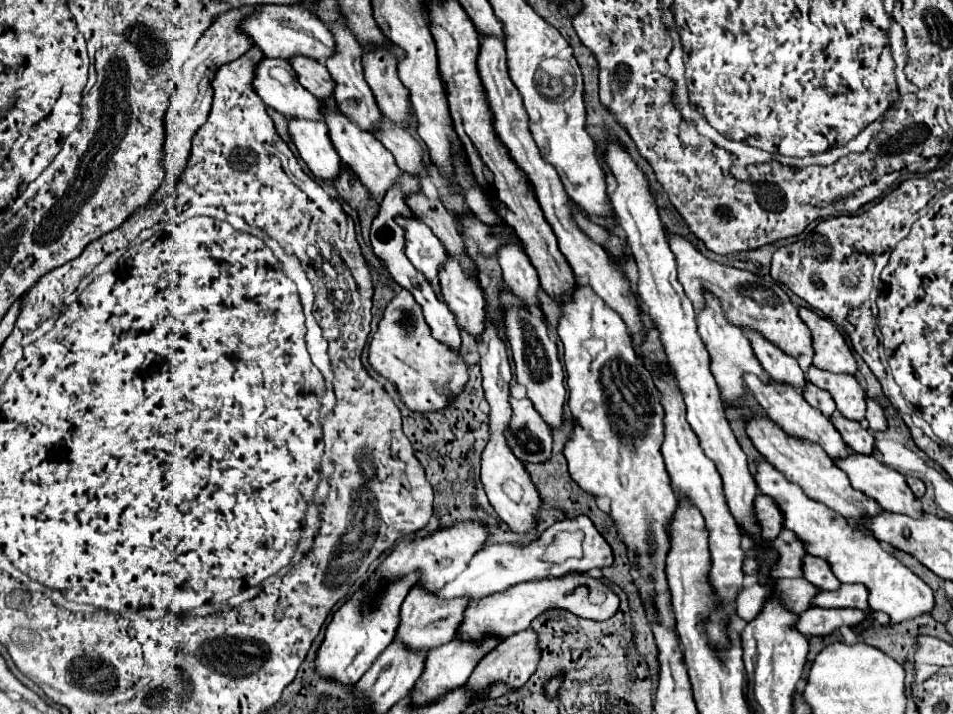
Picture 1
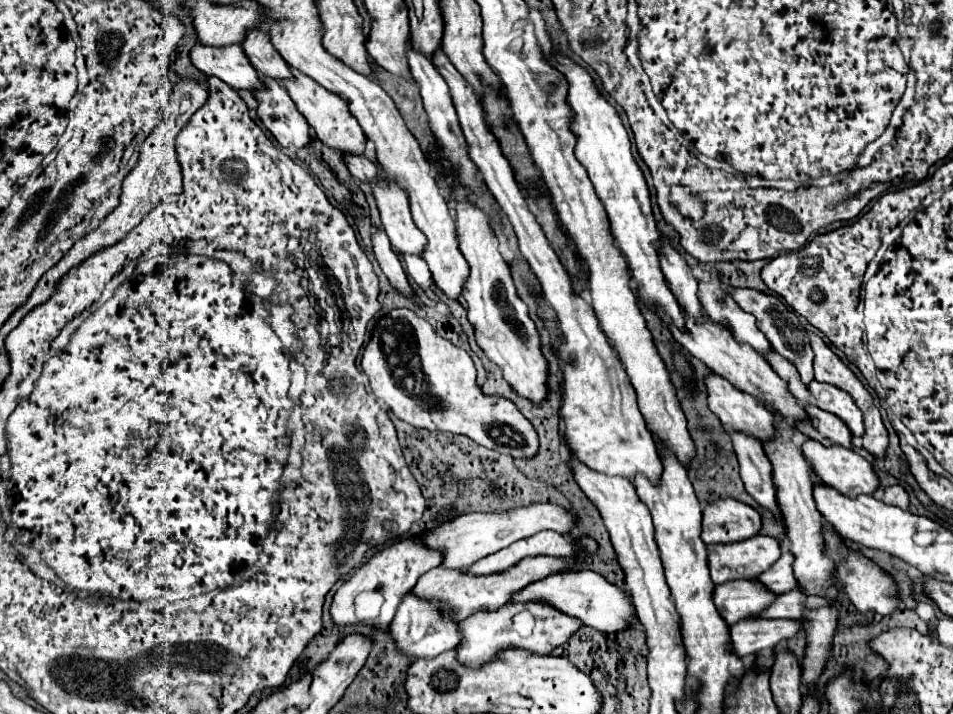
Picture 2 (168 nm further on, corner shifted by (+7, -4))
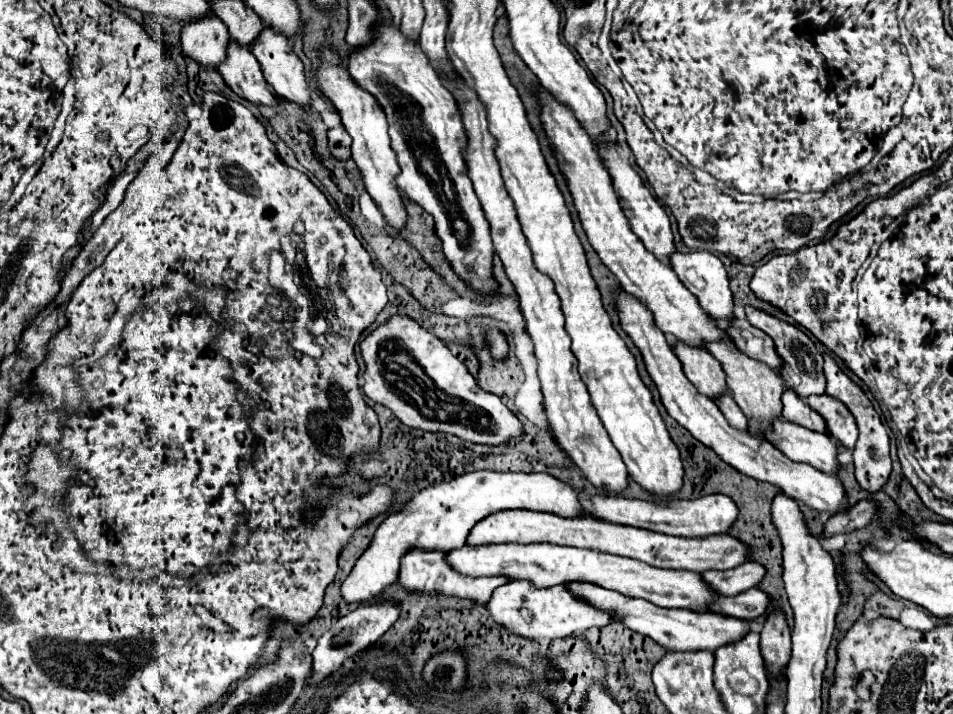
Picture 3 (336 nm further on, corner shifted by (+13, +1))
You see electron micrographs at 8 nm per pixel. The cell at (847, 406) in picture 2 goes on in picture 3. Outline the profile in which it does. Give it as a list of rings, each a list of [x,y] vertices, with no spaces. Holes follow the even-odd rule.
[[[822,394],[822,396],[806,398],[806,404],[824,418],[826,430],[832,438],[840,440],[842,446],[846,446],[848,450],[854,448],[854,444],[858,440],[856,420],[840,400],[832,398],[828,394]]]

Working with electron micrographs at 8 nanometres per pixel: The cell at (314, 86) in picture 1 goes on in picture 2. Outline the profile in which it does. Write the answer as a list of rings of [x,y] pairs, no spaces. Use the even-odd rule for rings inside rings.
[[[252,31],[246,41],[242,43],[250,63],[258,69],[258,73],[272,77],[276,81],[290,79],[292,77],[292,67],[286,65],[282,55],[274,49],[270,35],[264,31]]]

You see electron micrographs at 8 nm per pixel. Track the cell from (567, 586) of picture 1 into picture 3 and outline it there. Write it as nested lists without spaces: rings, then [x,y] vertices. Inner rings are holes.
[[[572,582],[566,584],[568,590],[572,590],[572,594],[582,596],[584,600],[588,600],[592,606],[596,608],[612,608],[616,610],[614,620],[626,624],[628,628],[632,628],[638,634],[650,636],[654,642],[662,644],[666,650],[674,650],[674,652],[688,652],[688,650],[710,650],[714,652],[716,648],[736,642],[740,640],[744,634],[750,632],[748,622],[746,620],[738,620],[738,618],[728,618],[722,614],[710,614],[710,612],[692,612],[692,610],[678,610],[678,608],[660,608],[656,604],[650,604],[646,600],[638,600],[638,598],[626,598],[614,590],[606,590],[588,582]]]

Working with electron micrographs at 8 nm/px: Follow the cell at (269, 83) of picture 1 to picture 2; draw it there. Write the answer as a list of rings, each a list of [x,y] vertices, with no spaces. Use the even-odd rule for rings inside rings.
[[[196,45],[190,53],[194,67],[204,71],[208,77],[218,77],[226,81],[236,91],[258,91],[264,89],[260,73],[250,65],[246,51],[240,45],[230,47],[206,47]]]

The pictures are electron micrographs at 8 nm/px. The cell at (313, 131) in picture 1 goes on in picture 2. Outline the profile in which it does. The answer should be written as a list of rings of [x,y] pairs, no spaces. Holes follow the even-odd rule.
[[[264,77],[266,91],[254,91],[258,99],[258,117],[282,147],[306,149],[312,145],[310,125],[298,113],[294,101],[276,79]]]

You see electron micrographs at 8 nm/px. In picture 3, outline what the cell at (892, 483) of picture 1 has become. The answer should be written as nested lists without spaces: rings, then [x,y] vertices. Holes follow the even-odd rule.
[[[776,420],[776,428],[772,428],[772,440],[774,446],[780,444],[780,452],[784,456],[788,456],[792,462],[804,462],[814,466],[816,470],[824,472],[824,474],[836,474],[840,464],[836,460],[836,444],[832,442],[832,438],[828,434],[820,434],[820,432],[812,432],[806,430],[798,424],[792,422],[784,422],[784,420]]]

